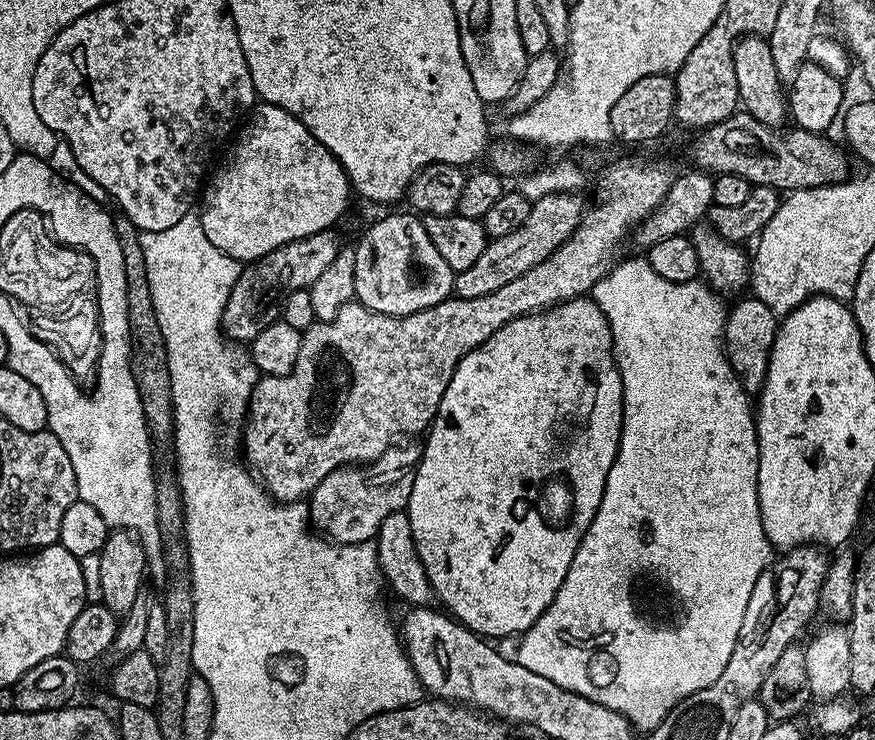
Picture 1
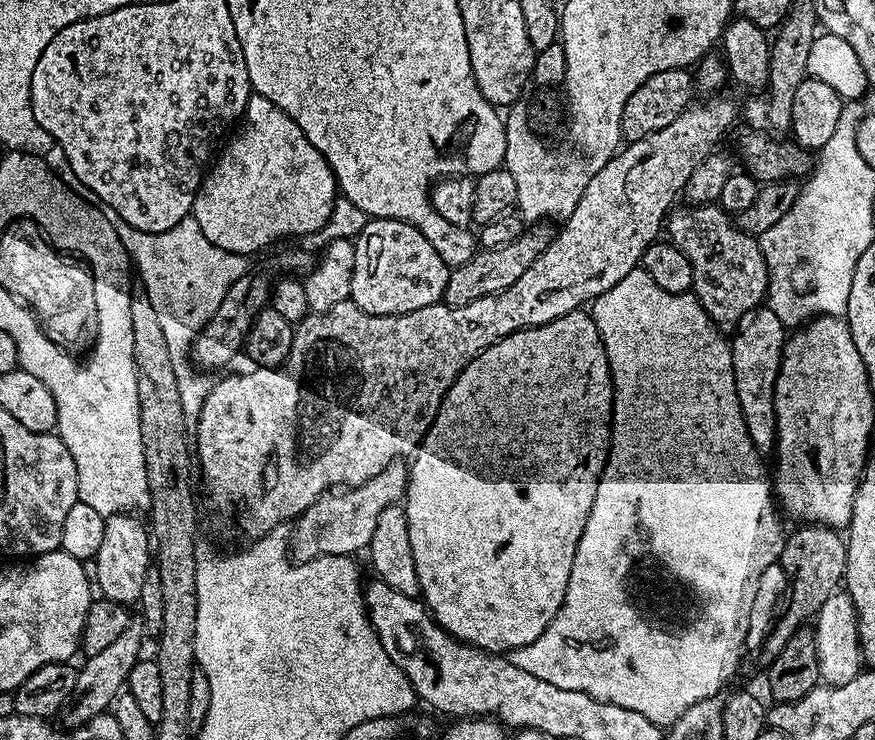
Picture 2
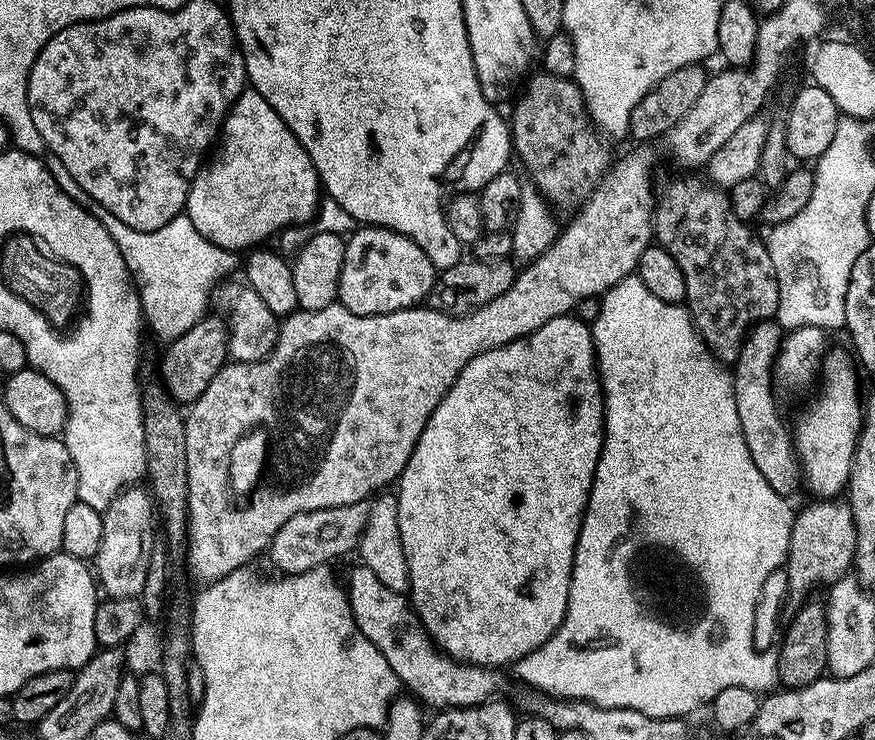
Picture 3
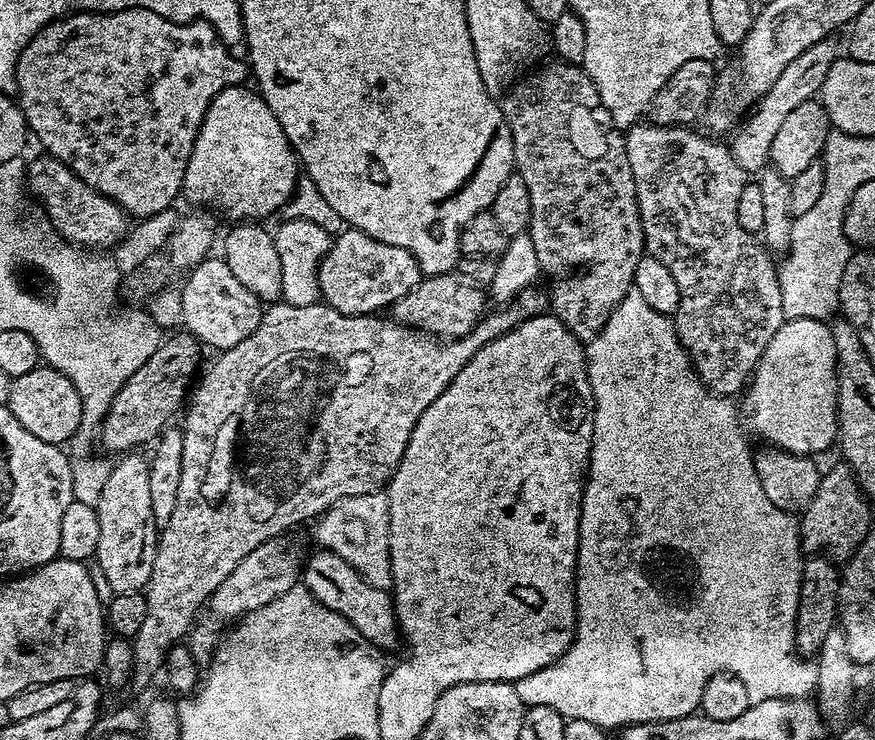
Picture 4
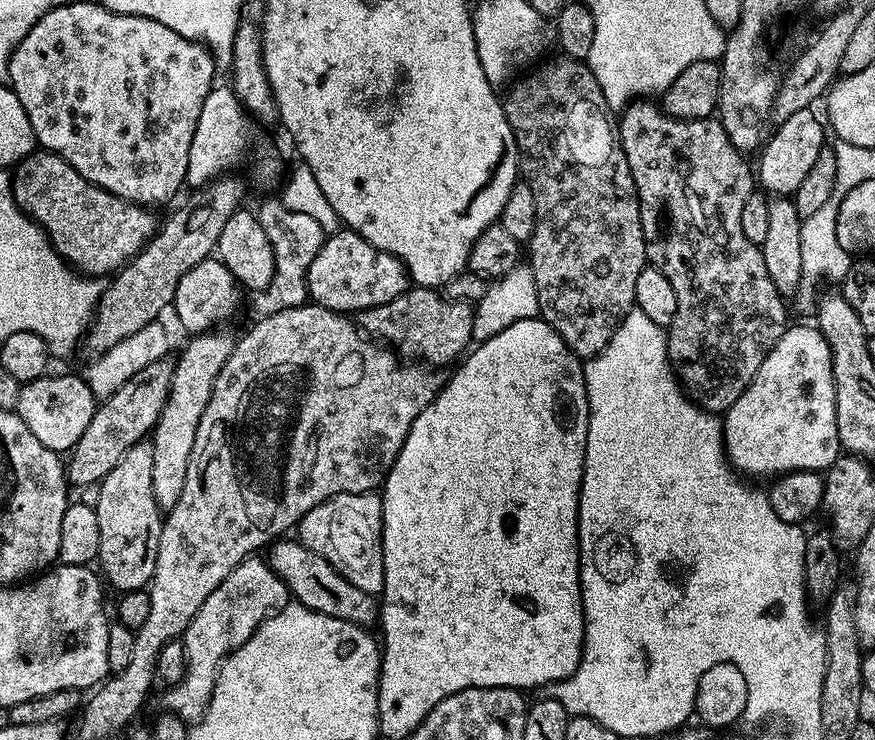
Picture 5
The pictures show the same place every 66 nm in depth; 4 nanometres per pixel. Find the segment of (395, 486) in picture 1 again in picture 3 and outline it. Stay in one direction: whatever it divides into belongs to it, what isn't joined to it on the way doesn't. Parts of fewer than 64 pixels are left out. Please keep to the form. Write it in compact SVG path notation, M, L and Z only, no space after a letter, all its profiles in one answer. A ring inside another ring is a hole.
M347 504L337 508L310 510L294 514L286 526L282 526L272 536L266 549L266 557L277 568L277 573L285 576L302 574L312 568L331 565L331 560L344 556L355 549L358 544L358 533L361 531L366 508L364 504Z

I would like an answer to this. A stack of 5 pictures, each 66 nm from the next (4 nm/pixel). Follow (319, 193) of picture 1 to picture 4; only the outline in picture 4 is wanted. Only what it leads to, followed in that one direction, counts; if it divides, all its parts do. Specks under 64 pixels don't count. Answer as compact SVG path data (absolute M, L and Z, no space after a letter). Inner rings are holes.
M232 84L227 88L227 90L219 92L214 98L214 102L210 102L210 106L206 110L206 118L202 122L202 126L200 128L201 131L198 134L198 138L194 142L194 150L190 154L190 162L186 162L186 174L184 175L184 187L182 189L182 196L183 199L188 199L189 202L192 203L192 206L203 206L205 209L211 210L213 213L216 214L221 214L220 212L225 212L225 214L228 215L230 219L232 219L232 222L260 222L265 219L263 216L266 215L267 212L276 212L279 210L280 207L283 206L284 203L287 205L289 201L291 201L292 193L294 191L294 182L299 181L302 176L302 165L299 160L294 158L294 153L292 151L292 143L287 140L286 134L282 130L282 126L280 124L277 124L274 110L270 110L266 106L266 102L264 100L261 100L259 91L251 90L252 92L243 92L242 89L243 87L241 87L240 84Z

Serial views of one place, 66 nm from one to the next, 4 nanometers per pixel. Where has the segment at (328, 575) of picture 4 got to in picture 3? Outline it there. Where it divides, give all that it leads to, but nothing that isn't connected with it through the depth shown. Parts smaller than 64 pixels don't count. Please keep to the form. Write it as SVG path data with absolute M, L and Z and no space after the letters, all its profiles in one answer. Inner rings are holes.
M363 562L357 563L357 568L349 570L346 591L348 605L354 614L354 622L358 626L358 630L362 630L362 634L366 634L366 638L370 638L370 642L374 642L374 646L378 646L378 650L382 654L382 658L386 658L390 670L394 670L397 681L403 687L405 684L410 691L416 692L412 694L415 694L415 697L423 705L433 704L433 709L436 710L465 708L491 700L499 693L496 691L504 684L503 675L505 673L503 671L484 668L481 664L466 664L463 660L453 660L451 656L445 656L432 643L428 633L424 631L420 620L412 611L409 597L405 593L395 592L382 586L382 582L378 582L378 578L374 578L374 570L370 570Z

